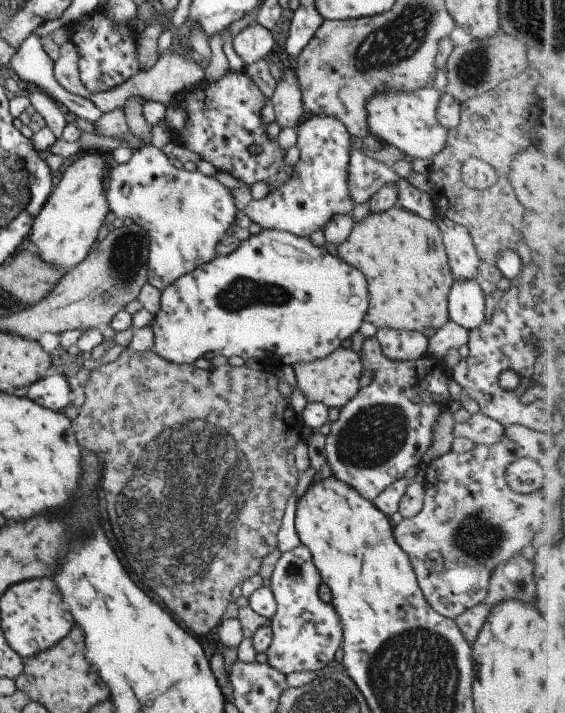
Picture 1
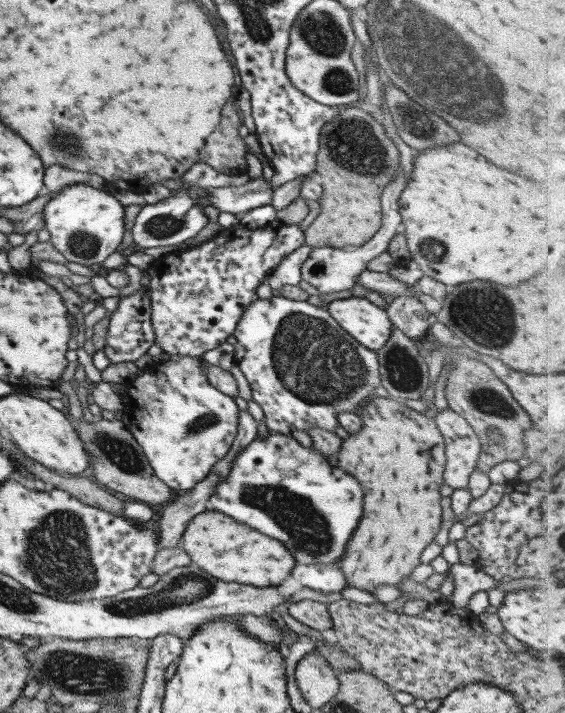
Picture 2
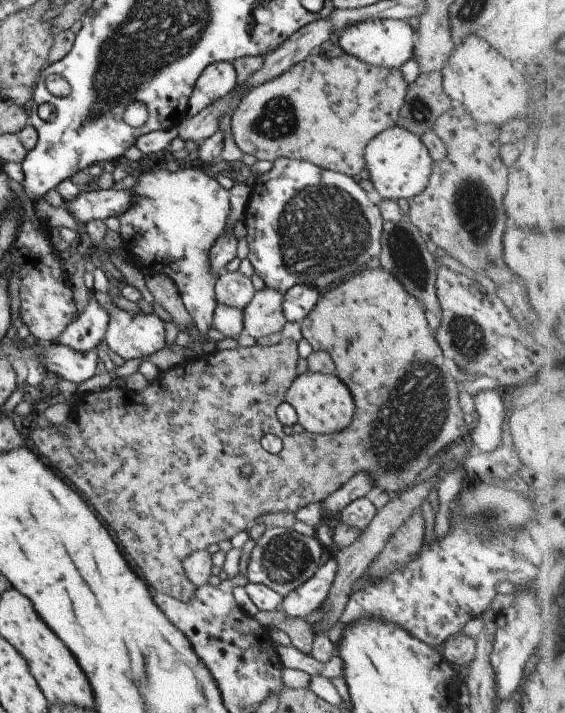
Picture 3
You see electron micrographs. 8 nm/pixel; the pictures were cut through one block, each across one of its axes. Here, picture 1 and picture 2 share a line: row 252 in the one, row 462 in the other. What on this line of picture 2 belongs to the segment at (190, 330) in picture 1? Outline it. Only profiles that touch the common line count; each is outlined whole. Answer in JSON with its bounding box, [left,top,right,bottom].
[207,434,361,565]

